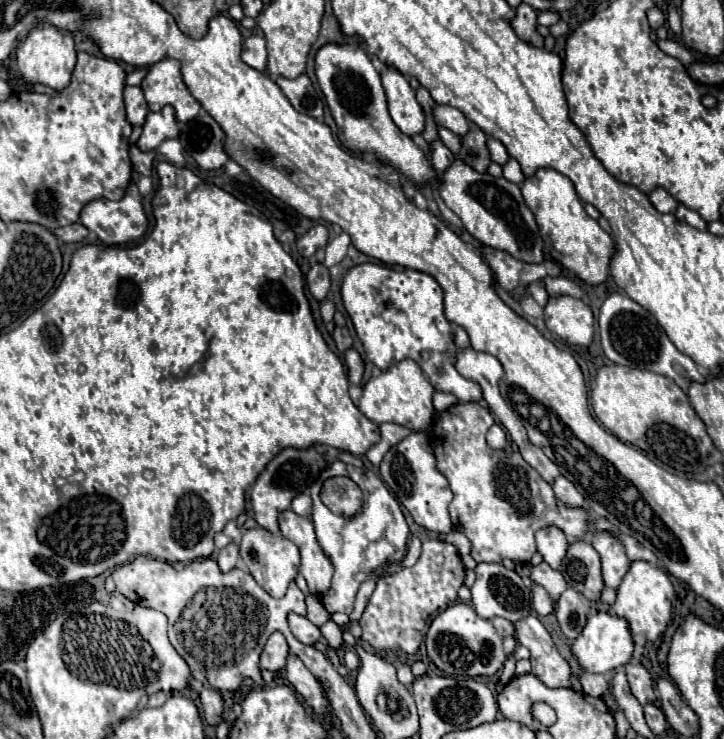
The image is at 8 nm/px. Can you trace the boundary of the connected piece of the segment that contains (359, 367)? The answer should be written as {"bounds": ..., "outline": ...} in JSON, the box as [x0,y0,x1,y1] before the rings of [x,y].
{"bounds":[344,349,364,385],"outline":[[[354,349],[346,351],[344,361],[346,361],[346,367],[348,367],[348,381],[352,385],[360,385],[362,373],[364,373],[364,365],[362,365],[362,359],[360,359],[358,351],[354,351]]]}

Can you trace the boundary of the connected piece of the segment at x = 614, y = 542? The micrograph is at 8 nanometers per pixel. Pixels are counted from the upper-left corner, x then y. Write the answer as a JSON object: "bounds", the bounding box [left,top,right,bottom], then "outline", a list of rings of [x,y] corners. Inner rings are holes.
{"bounds":[590,531,630,589],"outline":[[[594,531],[590,543],[602,559],[602,577],[606,587],[616,589],[630,567],[630,559],[626,557],[624,545],[612,531]]]}

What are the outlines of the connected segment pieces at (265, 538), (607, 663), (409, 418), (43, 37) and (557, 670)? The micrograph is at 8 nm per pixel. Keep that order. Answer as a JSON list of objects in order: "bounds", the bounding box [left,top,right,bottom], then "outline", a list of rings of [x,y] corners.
[{"bounds":[240,527,300,597],"outline":[[[262,527],[248,529],[242,535],[240,559],[246,565],[246,569],[250,571],[250,575],[256,579],[256,583],[272,597],[282,597],[284,595],[284,591],[294,581],[294,577],[298,573],[298,567],[300,567],[298,547],[292,541],[284,539],[282,535],[274,535],[266,529],[262,529]]]},{"bounds":[570,611,634,673],"outline":[[[598,611],[596,615],[592,615],[588,619],[582,633],[570,645],[572,657],[588,673],[608,673],[612,669],[624,667],[632,657],[632,649],[634,649],[634,643],[632,643],[628,623],[624,619],[620,619],[620,617],[612,617],[612,615],[602,613],[602,611]]]},{"bounds":[358,359,434,431],"outline":[[[406,359],[406,361],[392,365],[388,371],[380,373],[378,377],[372,377],[364,385],[364,393],[362,393],[358,409],[376,425],[396,423],[396,425],[408,427],[412,431],[420,431],[420,429],[426,429],[434,417],[432,393],[434,393],[434,389],[428,383],[428,379],[424,377],[422,369],[414,361]]]},{"bounds":[16,25,76,91],"outline":[[[44,25],[34,29],[16,49],[16,65],[18,71],[24,75],[24,79],[32,83],[42,83],[48,85],[56,91],[68,87],[70,75],[76,65],[76,49],[74,49],[74,39],[70,33],[64,33],[52,25]]]},{"bounds":[514,615,570,687],"outline":[[[528,615],[514,623],[516,639],[530,649],[532,675],[536,675],[546,687],[570,687],[570,665],[558,653],[550,633],[544,629],[536,615]]]}]

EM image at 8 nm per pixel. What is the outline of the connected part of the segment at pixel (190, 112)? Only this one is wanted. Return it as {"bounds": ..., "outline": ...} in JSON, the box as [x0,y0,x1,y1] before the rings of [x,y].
{"bounds":[140,59,200,121],"outline":[[[164,59],[150,67],[148,75],[140,83],[150,111],[160,111],[164,105],[172,105],[178,121],[194,119],[200,111],[200,103],[190,95],[180,75],[180,63],[176,59]]]}

